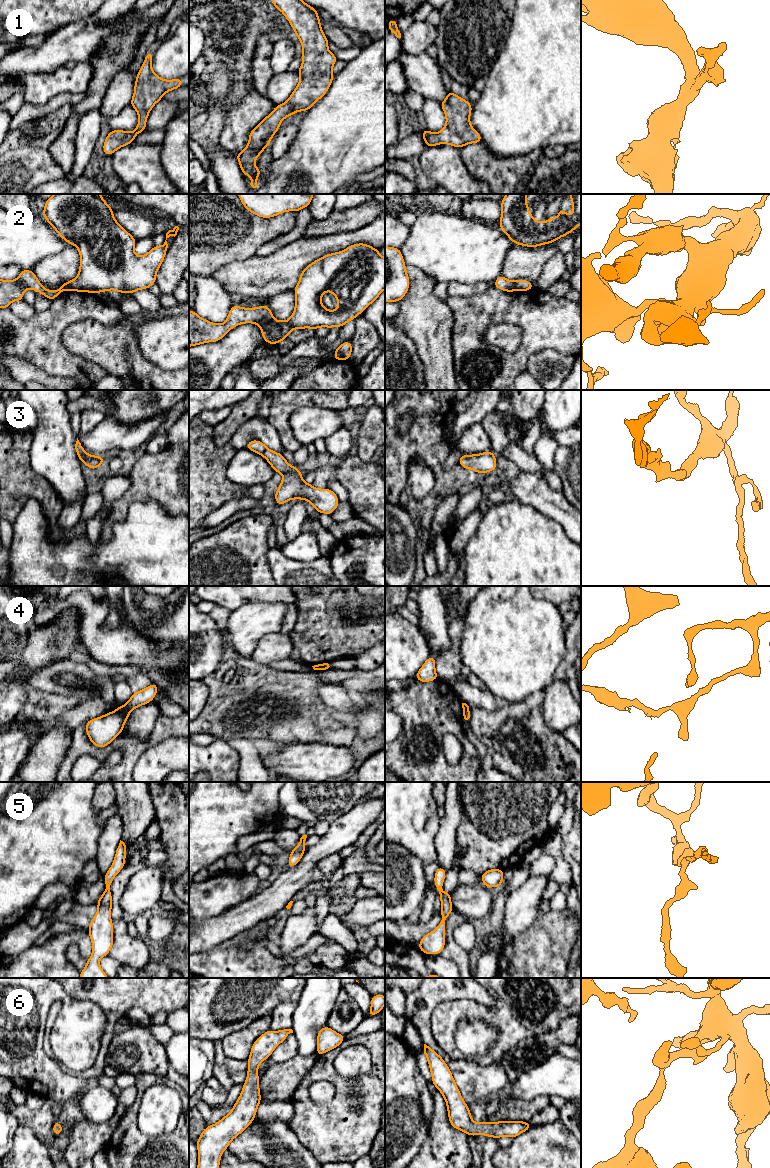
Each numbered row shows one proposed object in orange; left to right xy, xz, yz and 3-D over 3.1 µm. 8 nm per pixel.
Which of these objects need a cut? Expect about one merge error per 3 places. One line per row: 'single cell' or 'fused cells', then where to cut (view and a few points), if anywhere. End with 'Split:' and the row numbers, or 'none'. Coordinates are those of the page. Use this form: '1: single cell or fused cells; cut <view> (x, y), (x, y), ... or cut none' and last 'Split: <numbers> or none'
1: single cell; cut none
2: fused cells; cut xz (273, 319), (260, 326)
3: single cell; cut none
4: fused cells; cut xy (121, 706), (130, 711)
5: single cell; cut none
6: single cell; cut none
Split: 2, 4

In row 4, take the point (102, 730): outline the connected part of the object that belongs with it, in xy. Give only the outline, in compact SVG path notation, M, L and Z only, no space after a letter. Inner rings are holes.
M117 707L115 711L86 721L86 733L91 743L99 748L109 745L122 733L130 711Z

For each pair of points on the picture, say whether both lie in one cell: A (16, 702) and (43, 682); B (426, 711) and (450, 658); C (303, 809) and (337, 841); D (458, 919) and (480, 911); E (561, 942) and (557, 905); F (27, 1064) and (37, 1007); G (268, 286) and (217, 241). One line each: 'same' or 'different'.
A: different
B: different
C: different
D: different
E: different
F: same
G: different

